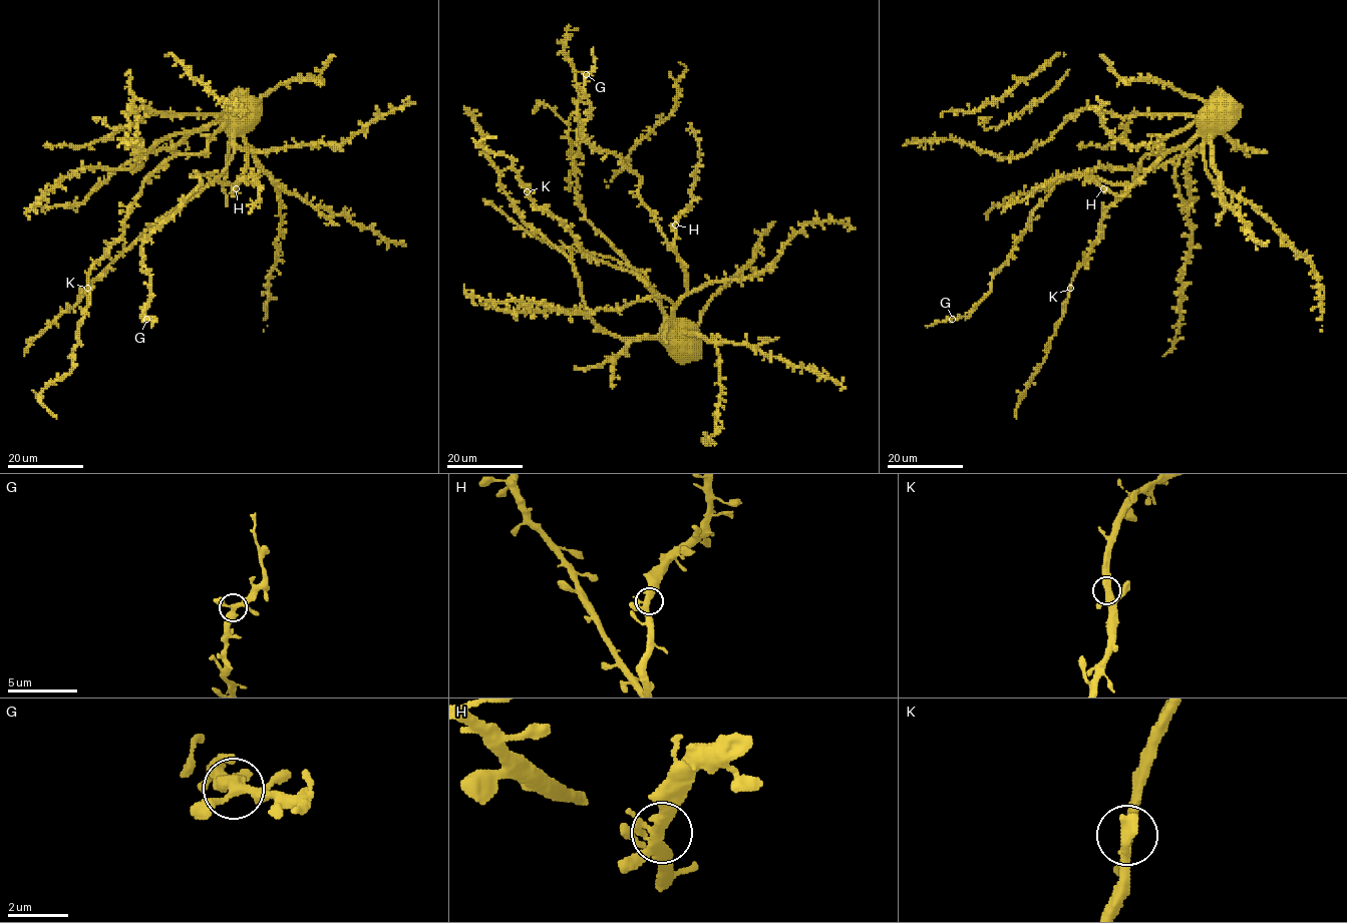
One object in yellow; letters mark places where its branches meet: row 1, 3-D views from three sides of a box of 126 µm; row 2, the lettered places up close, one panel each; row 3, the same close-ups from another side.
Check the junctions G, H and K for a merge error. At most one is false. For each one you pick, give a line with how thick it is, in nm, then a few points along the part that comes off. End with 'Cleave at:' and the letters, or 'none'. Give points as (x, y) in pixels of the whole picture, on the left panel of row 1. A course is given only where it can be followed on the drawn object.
Cleave at: none

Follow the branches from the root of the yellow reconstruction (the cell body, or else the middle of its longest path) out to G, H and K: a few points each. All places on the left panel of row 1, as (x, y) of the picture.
G: (189, 114), (222, 114), (247, 152), (247, 168), (234, 184), (200, 176), (197, 188), (144, 242), (146, 319)
H: (189, 114), (222, 114), (225, 117), (233, 140), (247, 152), (247, 169), (235, 195), (236, 188)
K: (189, 114), (222, 114), (225, 122), (203, 151), (177, 154), (146, 179), (124, 234), (91, 268), (87, 288)

